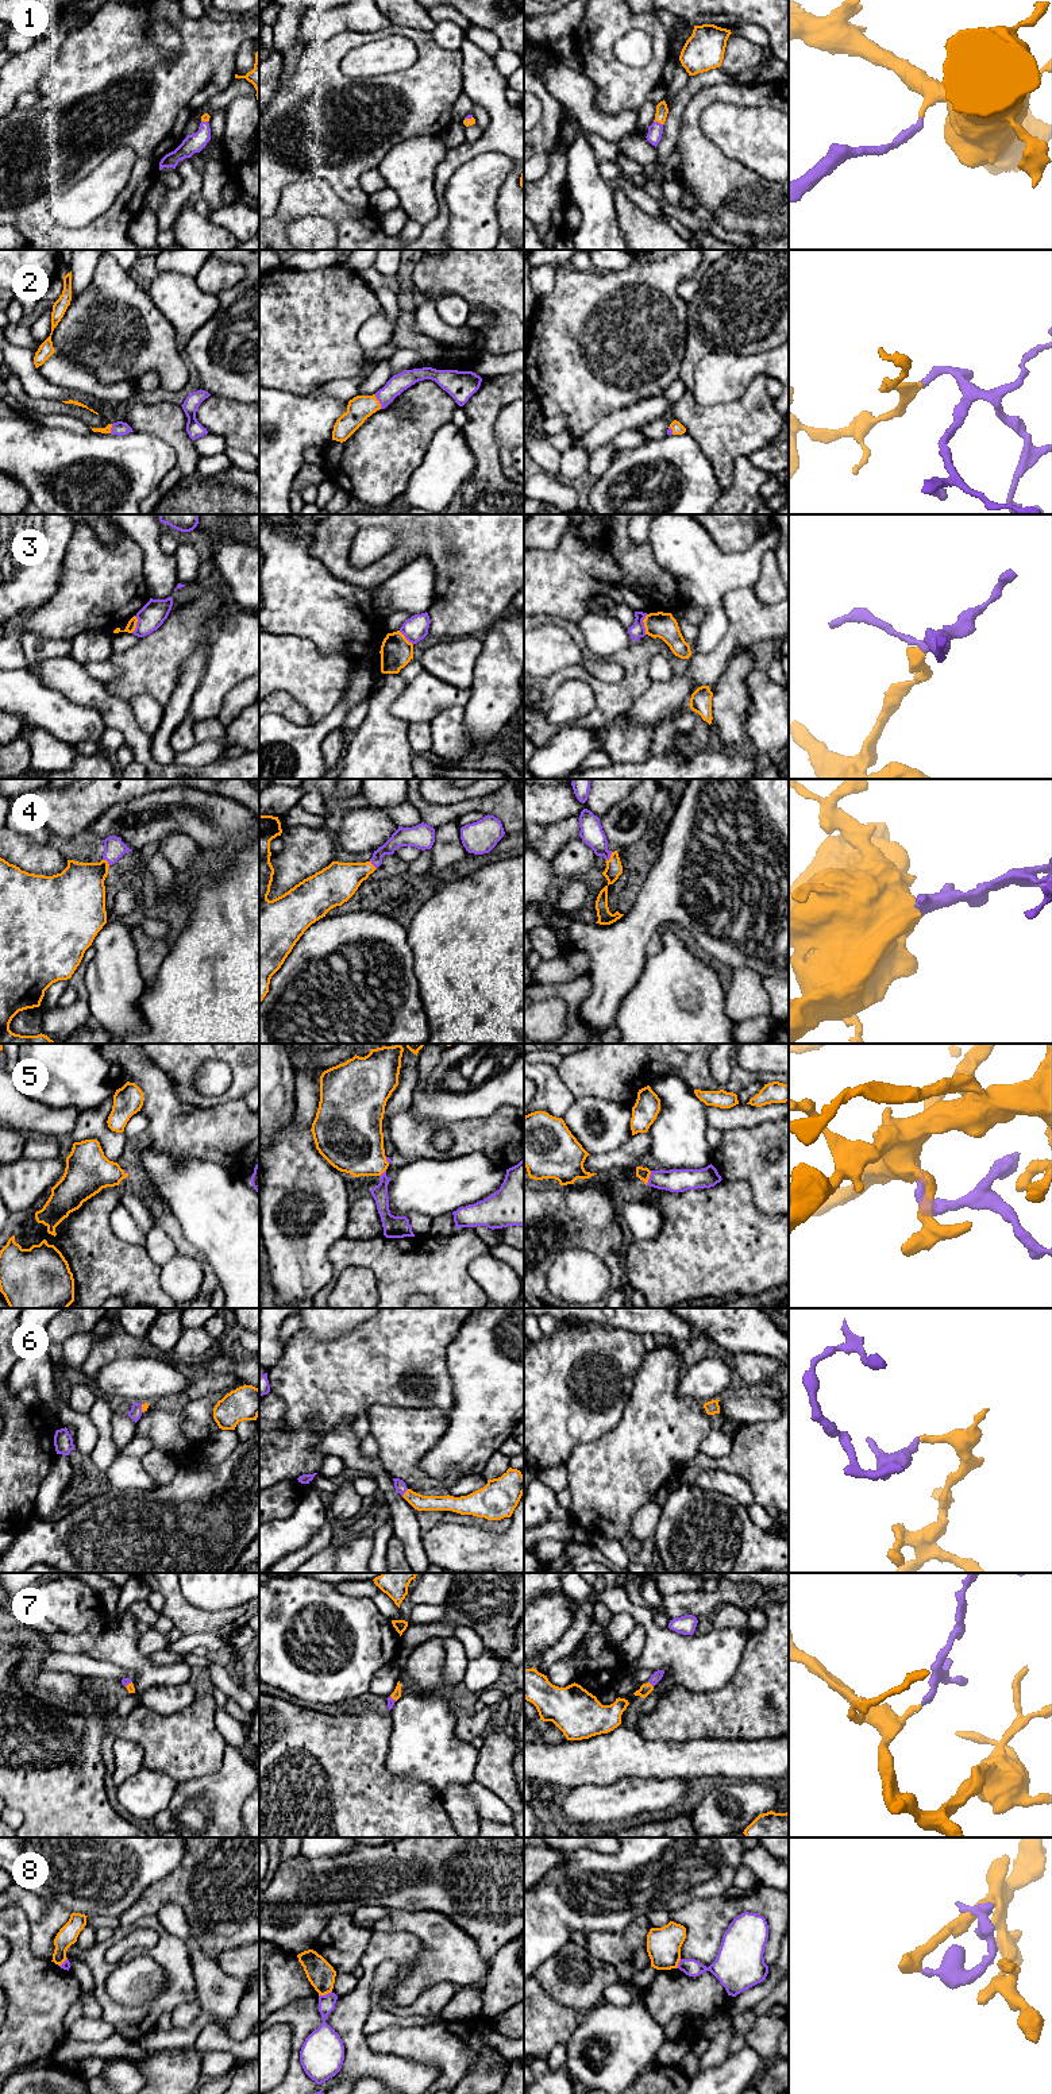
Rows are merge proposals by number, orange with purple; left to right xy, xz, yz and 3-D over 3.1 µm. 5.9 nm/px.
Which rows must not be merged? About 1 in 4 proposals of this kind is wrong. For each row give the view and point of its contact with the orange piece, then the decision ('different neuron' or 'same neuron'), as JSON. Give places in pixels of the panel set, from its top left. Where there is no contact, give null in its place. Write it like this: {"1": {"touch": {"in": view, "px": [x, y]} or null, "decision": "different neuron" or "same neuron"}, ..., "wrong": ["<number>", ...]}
{"1": {"touch": {"in": "yz", "px": [658, 122]}, "decision": "same neuron"}, "2": {"touch": {"in": "xz", "px": [378, 401]}, "decision": "same neuron"}, "3": {"touch": {"in": "yz", "px": [644, 624]}, "decision": "different neuron"}, "4": {"touch": {"in": "yz", "px": [611, 856]}, "decision": "same neuron"}, "5": {"touch": {"in": "yz", "px": [648, 1177]}, "decision": "same neuron"}, "6": {"touch": {"in": "xz", "px": [405, 1492]}, "decision": "same neuron"}, "7": {"touch": {"in": "yz", "px": [650, 1684]}, "decision": "same neuron"}, "8": {"touch": {"in": "xz", "px": [324, 1994]}, "decision": "different neuron"}, "wrong": ["3", "8"]}

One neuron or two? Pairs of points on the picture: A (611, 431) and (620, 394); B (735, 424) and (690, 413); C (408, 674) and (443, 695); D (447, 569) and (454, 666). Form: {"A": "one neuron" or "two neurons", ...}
{"A": "two neurons", "B": "one neuron", "C": "two neurons", "D": "two neurons"}

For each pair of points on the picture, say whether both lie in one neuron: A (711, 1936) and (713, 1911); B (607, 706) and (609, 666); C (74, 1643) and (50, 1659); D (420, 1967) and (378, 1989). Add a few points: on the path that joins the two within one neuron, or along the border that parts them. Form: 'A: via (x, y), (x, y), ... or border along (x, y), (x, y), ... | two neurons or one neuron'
A: via (711, 1929), (711, 1917) | one neuron
B: border along (581, 666), (607, 683), (616, 683), (625, 674) | two neurons
C: border along (51, 1651), (80, 1653), (92, 1658) | two neurons
D: border along (404, 1966), (403, 1975), (389, 1989) | two neurons

